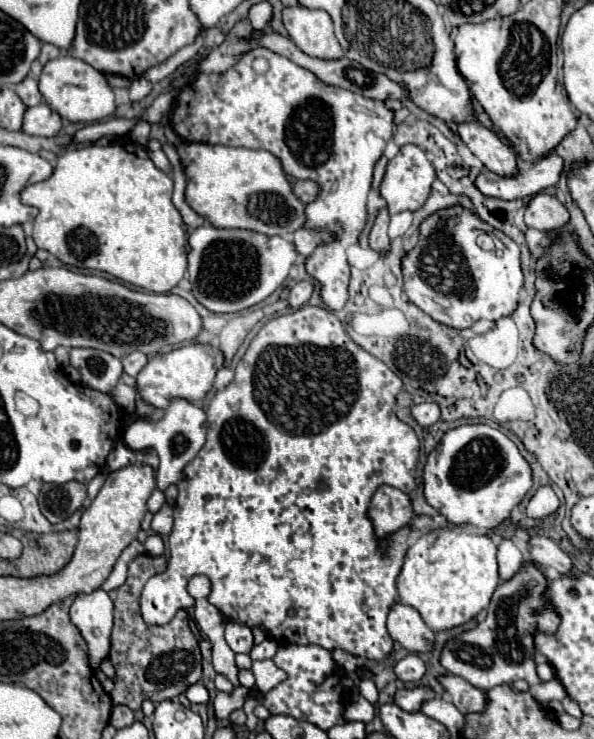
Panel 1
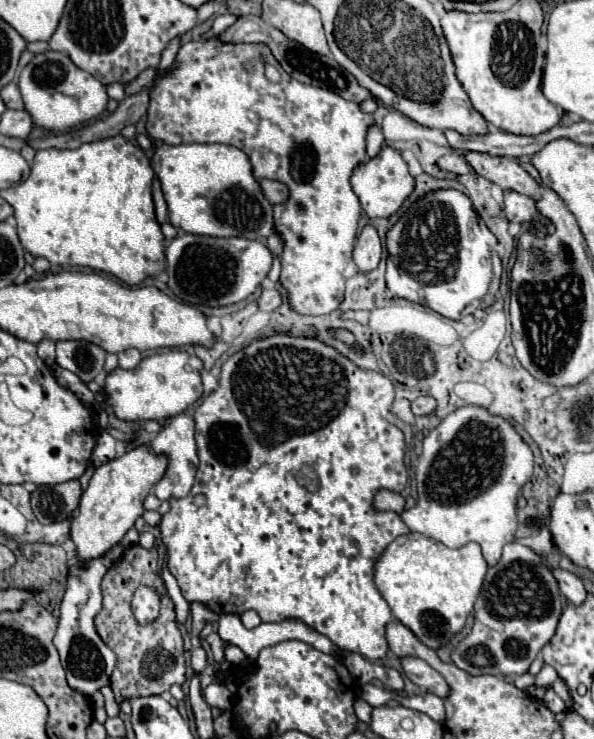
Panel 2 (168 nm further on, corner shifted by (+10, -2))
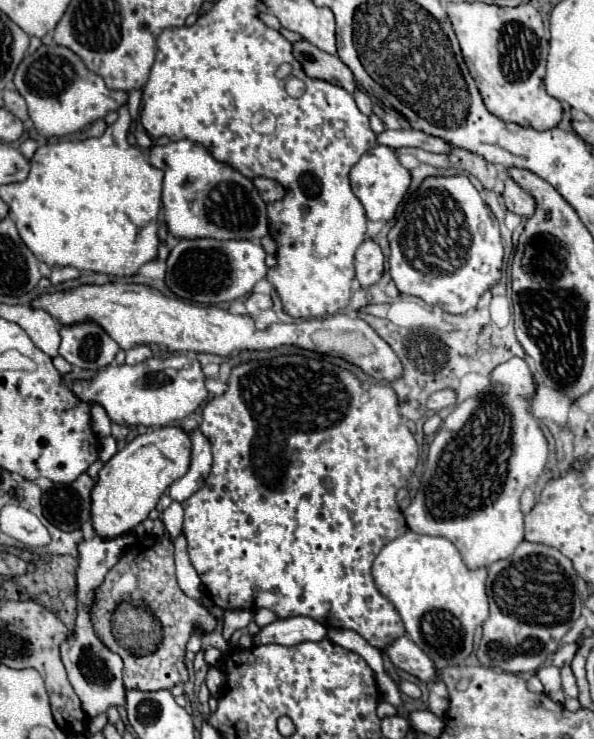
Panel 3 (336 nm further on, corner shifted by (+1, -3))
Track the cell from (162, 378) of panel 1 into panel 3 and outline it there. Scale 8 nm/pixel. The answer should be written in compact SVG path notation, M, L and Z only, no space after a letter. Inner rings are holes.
M171 355L171 357L149 357L141 365L115 365L111 363L109 367L101 369L99 375L91 381L75 381L71 385L75 395L81 401L95 401L105 407L107 415L111 421L119 425L145 425L145 427L167 427L187 415L191 415L205 399L207 399L207 389L205 389L205 375L201 369L201 363L197 359L189 359L187 355Z

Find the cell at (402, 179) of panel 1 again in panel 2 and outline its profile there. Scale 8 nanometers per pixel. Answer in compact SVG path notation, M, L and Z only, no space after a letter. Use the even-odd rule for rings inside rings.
M384 146L380 154L370 158L368 162L358 164L352 172L350 184L368 218L392 216L402 206L402 202L408 198L408 194L414 190L414 178L408 172L408 164L402 160L400 152L396 152L390 146Z

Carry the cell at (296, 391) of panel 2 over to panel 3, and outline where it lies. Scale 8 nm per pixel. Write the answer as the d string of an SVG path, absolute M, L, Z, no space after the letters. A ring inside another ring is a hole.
M279 355L265 361L247 361L237 367L233 367L231 377L227 381L227 391L219 397L213 397L205 409L203 409L203 423L199 427L203 435L209 439L213 447L213 469L205 481L205 485L193 493L187 501L183 501L185 509L185 523L183 523L183 535L189 545L189 559L195 567L207 597L221 609L271 609L277 619L287 619L295 615L313 617L315 621L327 625L327 627L339 627L339 629L351 629L359 633L369 645L383 651L389 647L397 637L405 635L403 621L393 607L389 599L385 599L379 589L375 587L371 565L377 557L377 553L393 539L401 537L407 531L407 523L403 512L397 503L395 495L401 487L409 485L409 479L415 471L419 449L413 439L413 433L407 429L399 415L399 403L397 393L391 385L375 383L369 389L361 387L361 381L349 371L335 363L329 363L325 359L311 359L305 355ZM301 449L307 449L307 457L299 457Z

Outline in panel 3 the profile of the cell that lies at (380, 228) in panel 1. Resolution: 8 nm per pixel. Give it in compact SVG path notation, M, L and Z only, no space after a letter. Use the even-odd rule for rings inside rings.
M365 239L355 253L355 271L361 287L375 285L383 275L383 251L373 239Z

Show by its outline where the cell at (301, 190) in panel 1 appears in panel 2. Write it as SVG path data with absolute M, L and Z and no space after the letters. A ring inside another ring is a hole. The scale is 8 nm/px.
M258 180L258 184L270 204L280 204L288 198L288 188L276 180Z

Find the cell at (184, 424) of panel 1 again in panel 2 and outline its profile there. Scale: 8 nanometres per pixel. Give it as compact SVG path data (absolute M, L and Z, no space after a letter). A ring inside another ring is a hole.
M178 414L174 418L164 420L164 428L154 438L152 448L154 448L156 454L164 454L170 460L164 478L154 486L154 494L160 500L188 496L188 492L190 492L190 488L194 484L196 470L198 470L198 454L196 454L196 440L194 440L194 418L188 416L188 414Z

